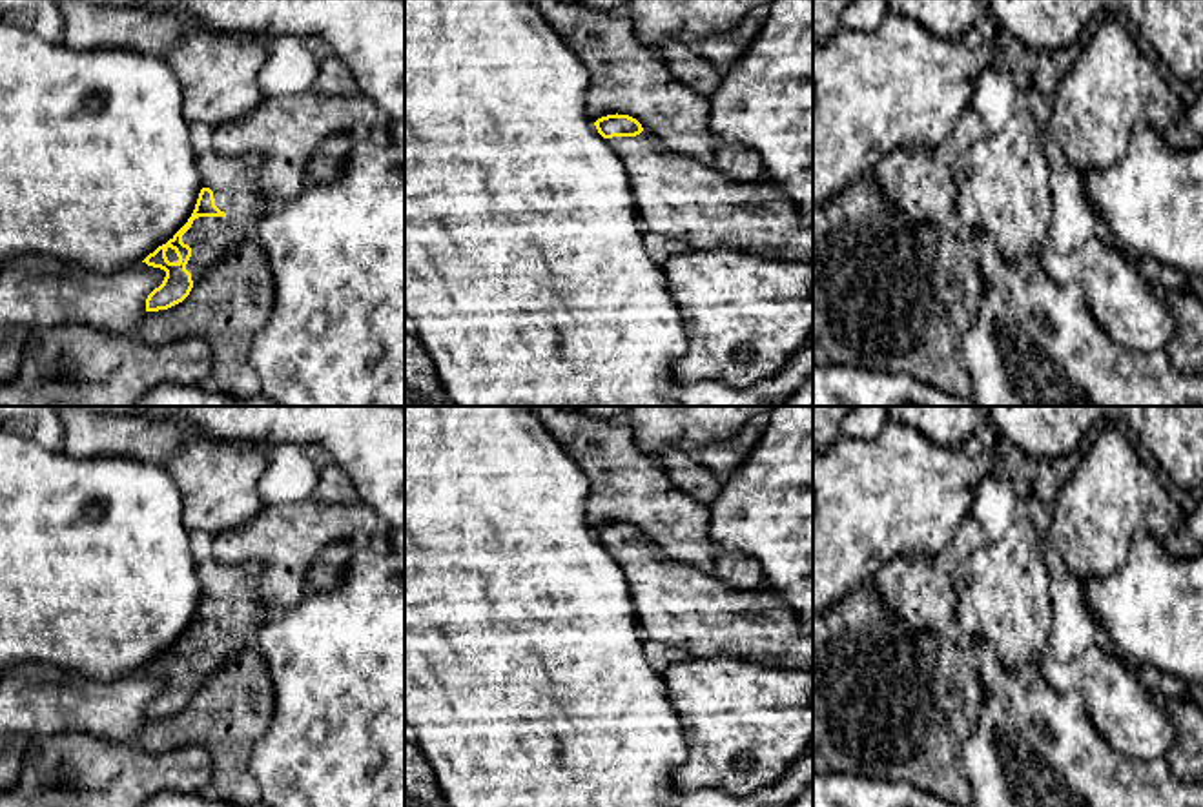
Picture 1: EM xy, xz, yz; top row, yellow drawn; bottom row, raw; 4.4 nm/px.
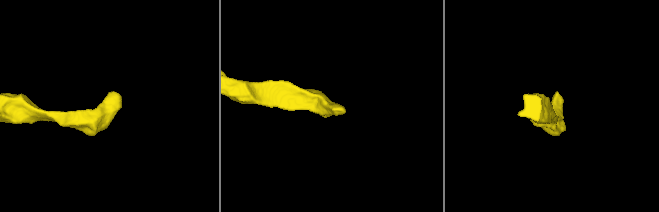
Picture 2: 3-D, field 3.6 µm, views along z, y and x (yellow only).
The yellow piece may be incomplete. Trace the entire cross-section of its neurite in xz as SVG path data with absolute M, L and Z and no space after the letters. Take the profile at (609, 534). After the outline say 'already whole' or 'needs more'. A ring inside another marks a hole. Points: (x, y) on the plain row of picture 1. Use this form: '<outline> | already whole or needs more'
M607 523L594 534L623 570L643 638L680 649L691 658L725 656L760 667L813 674L813 632L804 630L800 612L786 598L766 587L762 590L731 588L716 576L676 563L629 523Z | needs more

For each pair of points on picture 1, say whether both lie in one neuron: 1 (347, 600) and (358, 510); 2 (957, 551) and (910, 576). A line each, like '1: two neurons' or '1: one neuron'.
1: two neurons
2: one neuron

